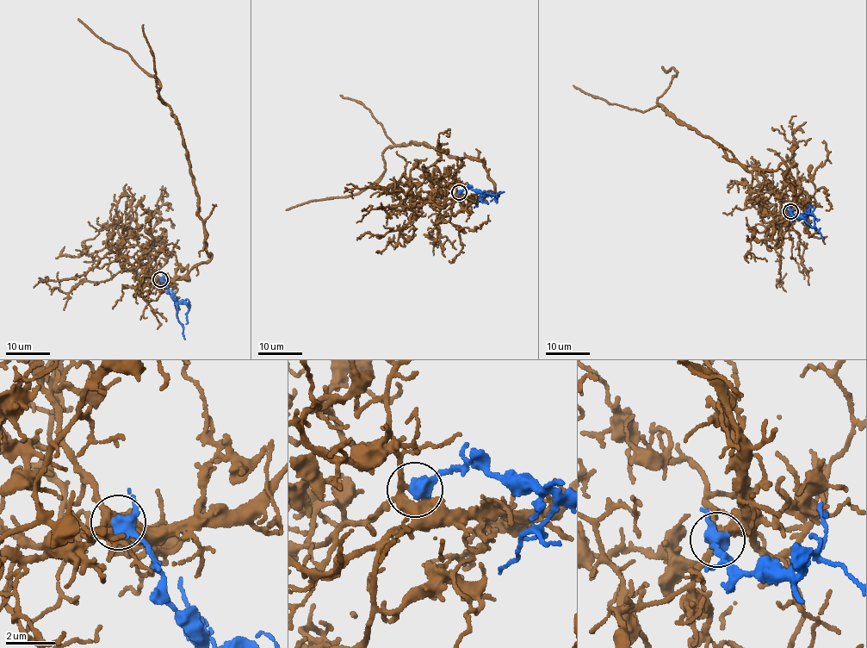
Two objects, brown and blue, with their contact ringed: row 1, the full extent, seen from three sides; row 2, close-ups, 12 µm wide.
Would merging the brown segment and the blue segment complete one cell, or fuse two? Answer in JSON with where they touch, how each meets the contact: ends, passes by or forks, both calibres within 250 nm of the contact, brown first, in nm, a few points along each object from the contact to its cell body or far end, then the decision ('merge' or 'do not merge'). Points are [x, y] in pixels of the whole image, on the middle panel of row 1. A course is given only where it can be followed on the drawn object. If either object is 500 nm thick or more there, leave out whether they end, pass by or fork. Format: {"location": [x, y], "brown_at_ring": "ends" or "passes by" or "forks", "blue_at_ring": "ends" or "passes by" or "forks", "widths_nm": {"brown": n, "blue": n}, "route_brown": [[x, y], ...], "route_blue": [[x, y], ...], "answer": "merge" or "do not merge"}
{"location": [459, 192], "brown_at_ring": "forks", "blue_at_ring": "passes by", "widths_nm": {"brown": 200, "blue": 460}, "route_brown": [[459, 192], [498, 194], [481, 162], [411, 143], [386, 148], [383, 173], [362, 193], [285, 209]], "route_blue": [[459, 192], [467, 187], [492, 195], [504, 192]], "answer": "merge"}

